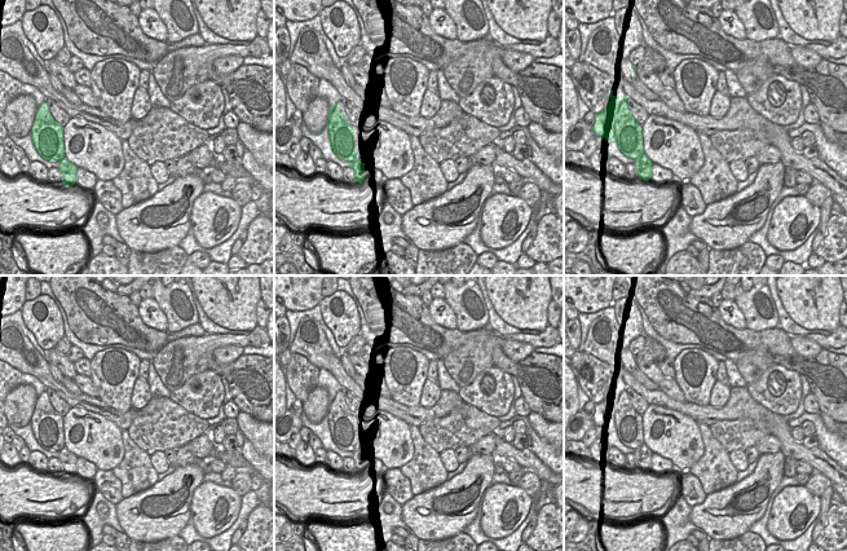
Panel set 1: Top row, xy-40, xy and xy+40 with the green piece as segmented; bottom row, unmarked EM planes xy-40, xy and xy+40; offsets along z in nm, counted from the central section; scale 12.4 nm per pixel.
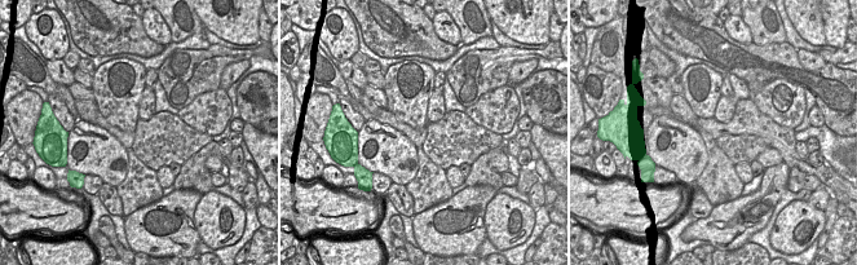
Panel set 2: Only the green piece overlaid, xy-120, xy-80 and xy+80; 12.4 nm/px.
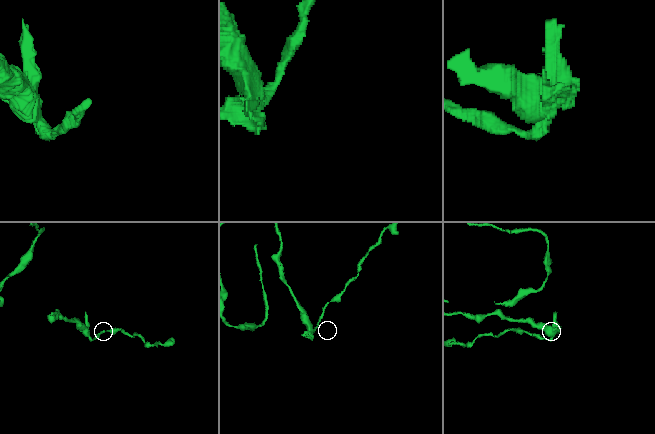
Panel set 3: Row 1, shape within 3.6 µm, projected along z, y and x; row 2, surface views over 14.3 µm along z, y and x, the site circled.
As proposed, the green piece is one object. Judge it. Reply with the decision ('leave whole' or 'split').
split

